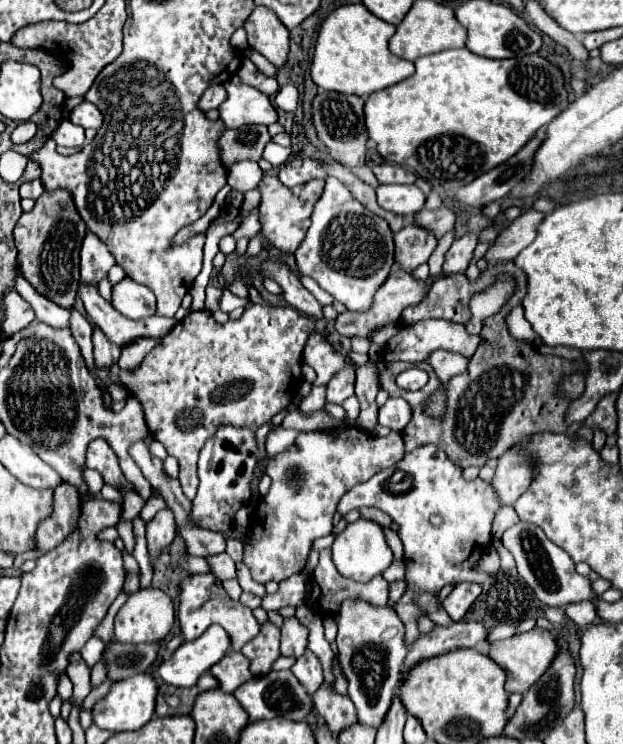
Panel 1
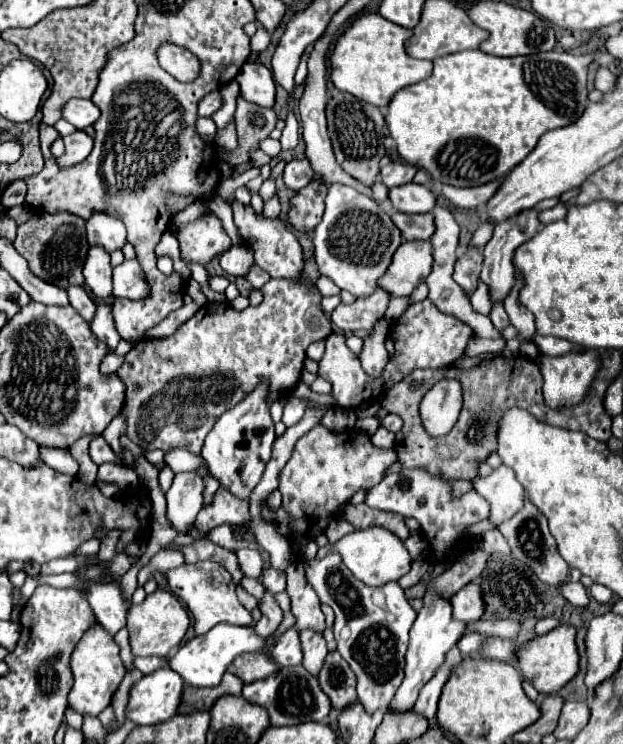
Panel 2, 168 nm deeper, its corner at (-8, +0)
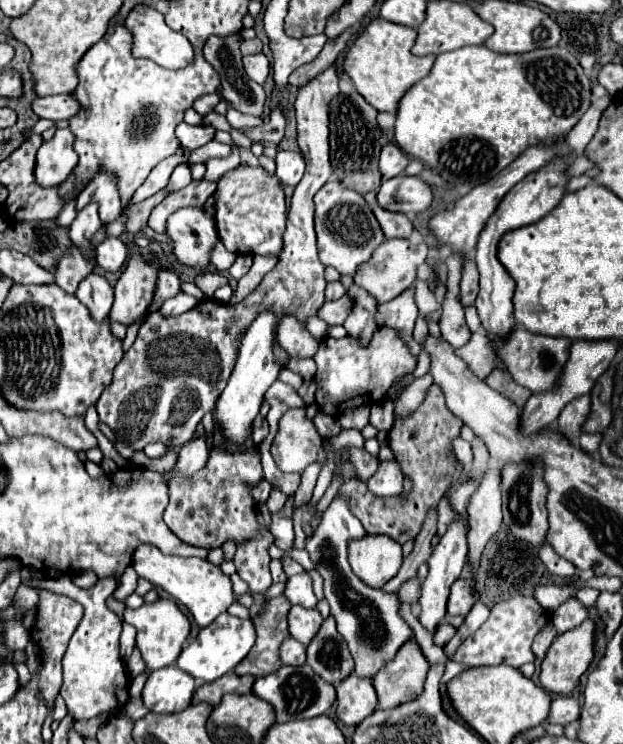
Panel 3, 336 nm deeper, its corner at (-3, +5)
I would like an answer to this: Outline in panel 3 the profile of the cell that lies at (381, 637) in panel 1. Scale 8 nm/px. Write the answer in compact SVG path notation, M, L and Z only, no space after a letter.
M333 499L329 509L323 513L319 527L313 537L307 539L305 549L323 577L325 599L331 605L331 615L337 621L337 631L345 639L349 653L355 661L355 673L361 679L373 679L379 669L389 663L397 651L413 637L413 629L401 617L401 599L397 593L387 593L383 589L371 589L365 585L347 563L347 541L363 537L365 529L361 521L349 511L345 499Z

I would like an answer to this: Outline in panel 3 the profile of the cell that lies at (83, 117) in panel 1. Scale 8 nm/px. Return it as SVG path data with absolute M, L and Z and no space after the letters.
M49 95L33 101L33 111L43 119L71 119L81 111L81 103L73 95Z

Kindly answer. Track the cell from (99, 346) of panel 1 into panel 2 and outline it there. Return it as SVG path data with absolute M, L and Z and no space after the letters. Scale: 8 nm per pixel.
M96 304L96 314L94 314L90 326L92 326L92 332L110 346L110 350L116 348L116 344L120 342L120 334L114 326L114 320L110 314L110 304Z

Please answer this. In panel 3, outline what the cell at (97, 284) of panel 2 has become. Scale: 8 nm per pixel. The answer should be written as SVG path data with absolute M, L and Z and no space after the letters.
M91 203L87 205L83 211L77 213L75 221L71 223L71 231L69 231L69 237L71 241L79 247L81 255L87 259L87 261L93 261L95 259L95 245L93 245L93 237L95 233L103 227L103 223L99 221L99 215L97 215L97 205Z

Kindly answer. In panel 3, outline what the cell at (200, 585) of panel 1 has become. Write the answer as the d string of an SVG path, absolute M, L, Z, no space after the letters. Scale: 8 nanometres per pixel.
M139 545L133 553L133 569L137 571L139 577L145 577L151 583L163 587L173 599L183 603L191 611L191 615L199 627L207 627L221 613L225 613L229 609L229 605L235 601L233 589L231 589L231 579L217 565L209 563L207 559L163 555L153 545Z

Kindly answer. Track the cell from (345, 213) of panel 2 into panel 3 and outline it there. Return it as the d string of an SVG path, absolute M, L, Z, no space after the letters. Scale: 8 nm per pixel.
M331 177L315 195L315 231L317 231L317 249L319 259L325 267L335 267L341 275L355 277L357 269L369 261L373 251L385 241L385 235L363 199L361 193L341 185L335 177Z

